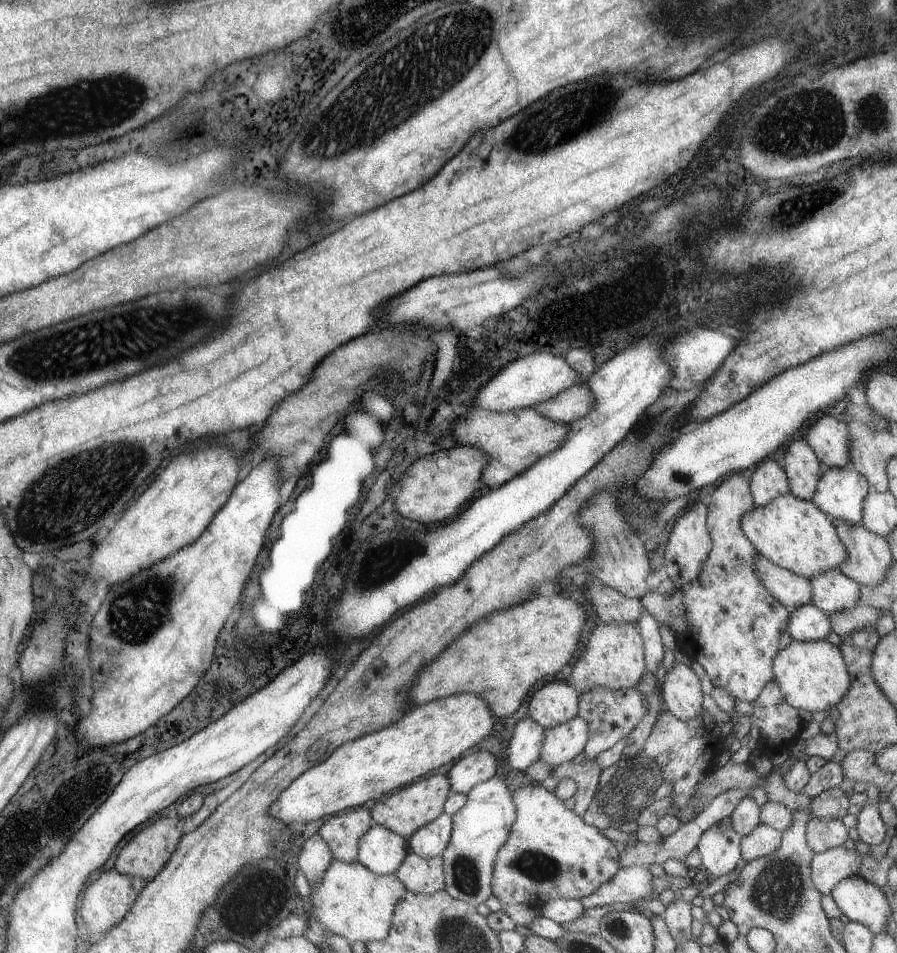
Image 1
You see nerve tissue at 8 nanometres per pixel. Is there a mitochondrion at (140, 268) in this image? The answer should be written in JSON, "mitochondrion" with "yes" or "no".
{"mitochondrion":"no"}

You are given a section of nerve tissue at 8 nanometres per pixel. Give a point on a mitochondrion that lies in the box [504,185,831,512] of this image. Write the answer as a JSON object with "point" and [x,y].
{"point":[789,211]}

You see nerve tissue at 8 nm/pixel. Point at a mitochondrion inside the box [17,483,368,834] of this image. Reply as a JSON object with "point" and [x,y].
{"point":[154,594]}

